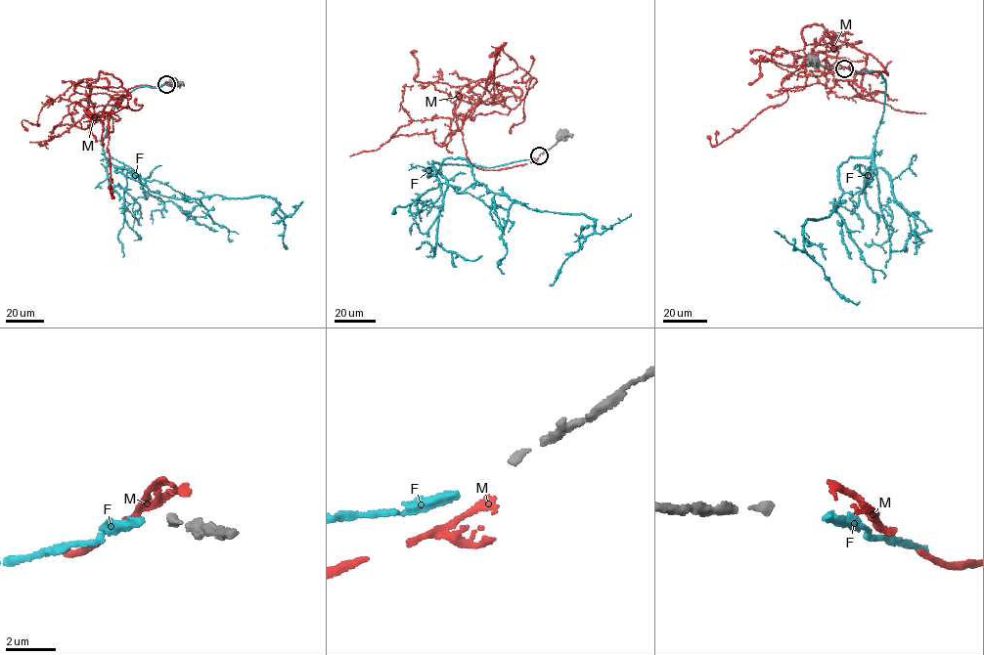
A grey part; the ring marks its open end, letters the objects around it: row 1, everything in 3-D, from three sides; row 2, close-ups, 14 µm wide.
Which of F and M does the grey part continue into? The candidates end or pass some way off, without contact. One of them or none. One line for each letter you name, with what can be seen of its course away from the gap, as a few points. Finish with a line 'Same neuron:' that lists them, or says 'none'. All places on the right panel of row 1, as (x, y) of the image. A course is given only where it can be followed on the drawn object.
F: it runs (849, 69), (885, 82), (875, 142), (837, 168), (841, 203), (802, 231), (826, 279), (860, 301)
Same neuron: F

